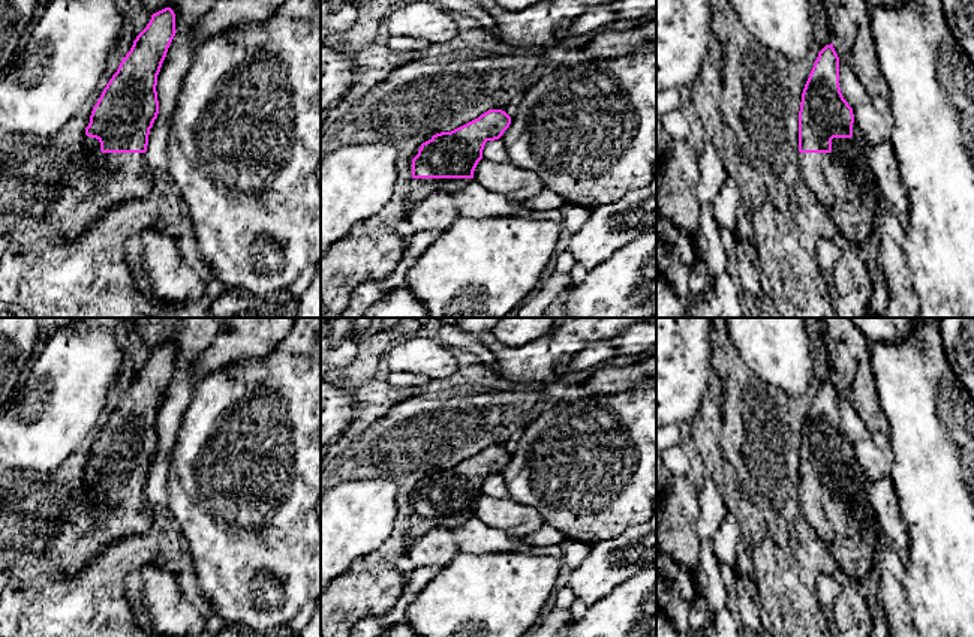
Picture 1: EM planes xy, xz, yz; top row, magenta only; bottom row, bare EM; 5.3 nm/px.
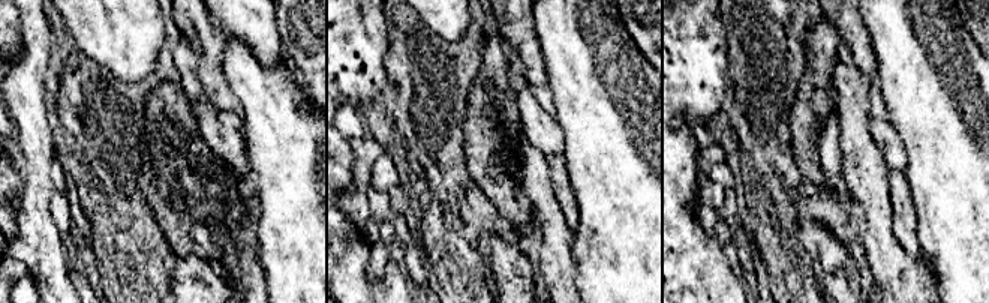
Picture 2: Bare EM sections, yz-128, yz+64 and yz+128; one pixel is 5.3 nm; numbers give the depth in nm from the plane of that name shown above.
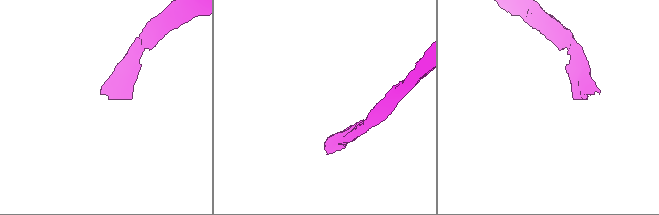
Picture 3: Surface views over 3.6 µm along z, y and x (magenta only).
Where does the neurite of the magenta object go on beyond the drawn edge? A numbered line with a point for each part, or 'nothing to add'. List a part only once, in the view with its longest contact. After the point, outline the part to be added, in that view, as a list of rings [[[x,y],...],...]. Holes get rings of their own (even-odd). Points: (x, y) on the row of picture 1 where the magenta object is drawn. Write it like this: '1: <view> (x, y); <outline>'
1: yz (842, 180); [[[856,121],[851,138],[833,138],[830,153],[799,153],[799,172],[809,190],[829,213],[851,247],[865,244],[875,231],[878,202],[883,198],[878,180],[869,165],[871,148]]]

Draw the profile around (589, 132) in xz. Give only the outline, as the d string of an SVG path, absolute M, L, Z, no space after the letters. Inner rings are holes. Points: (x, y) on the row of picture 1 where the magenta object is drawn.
M656 43L577 67L562 63L527 90L500 139L511 165L535 172L568 204L592 210L646 187L656 162Z

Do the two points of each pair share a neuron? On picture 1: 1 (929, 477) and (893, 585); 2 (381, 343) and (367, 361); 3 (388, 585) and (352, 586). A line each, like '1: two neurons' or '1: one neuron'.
1: two neurons
2: one neuron
3: one neuron

